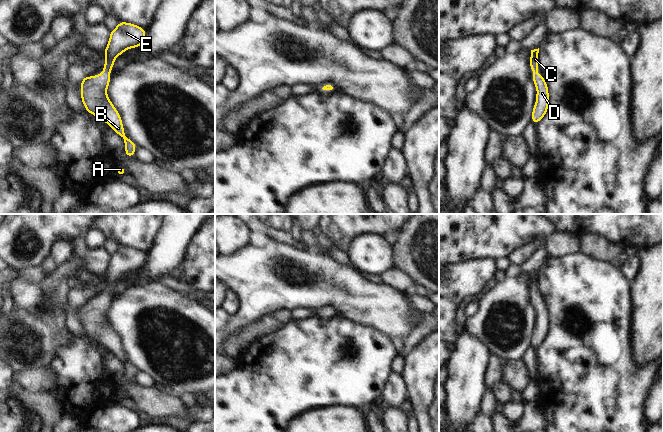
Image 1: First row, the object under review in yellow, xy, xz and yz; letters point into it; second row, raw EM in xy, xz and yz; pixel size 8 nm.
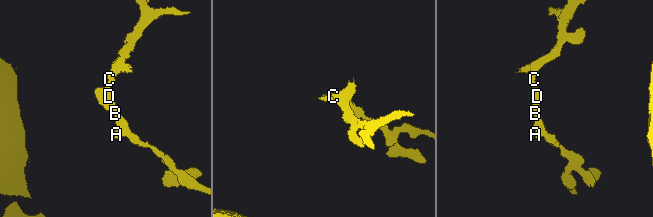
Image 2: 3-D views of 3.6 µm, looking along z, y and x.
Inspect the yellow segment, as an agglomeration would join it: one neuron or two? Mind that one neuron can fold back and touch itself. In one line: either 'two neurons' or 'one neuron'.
one neuron

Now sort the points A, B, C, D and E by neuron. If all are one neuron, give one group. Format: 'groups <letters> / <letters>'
groups A B C D E

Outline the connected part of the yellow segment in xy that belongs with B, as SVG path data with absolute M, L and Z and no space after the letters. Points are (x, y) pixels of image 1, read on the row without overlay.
M119 246L110 256L108 269L104 274L105 289L103 297L96 300L84 300L81 305L81 323L87 336L95 339L99 344L107 346L109 351L121 360L125 367L125 376L134 381L137 369L125 360L122 343L107 320L107 312L114 284L125 274L137 272L144 267L146 254L131 247Z

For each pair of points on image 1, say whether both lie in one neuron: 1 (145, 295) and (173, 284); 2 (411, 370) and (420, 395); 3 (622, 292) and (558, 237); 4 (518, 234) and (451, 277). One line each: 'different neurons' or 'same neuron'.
1: different neurons
2: same neuron
3: different neurons
4: different neurons

